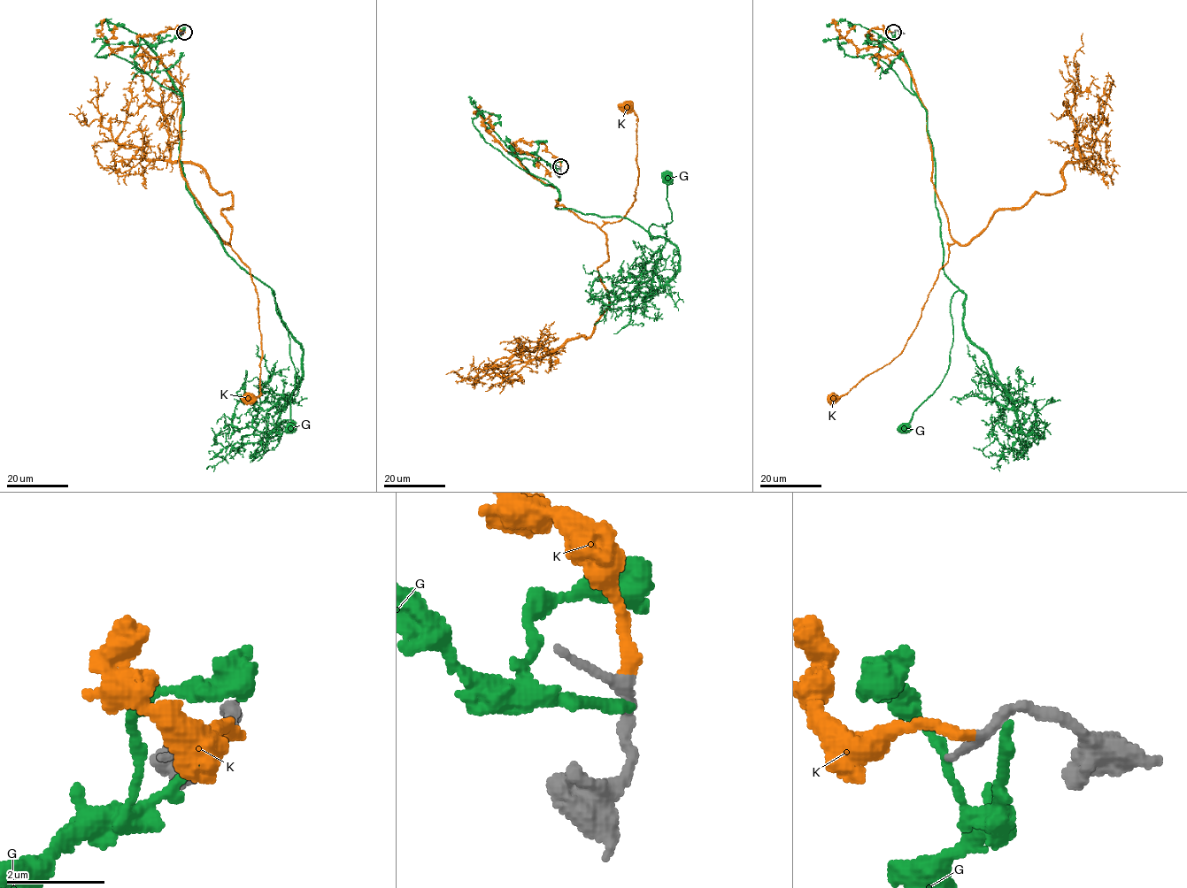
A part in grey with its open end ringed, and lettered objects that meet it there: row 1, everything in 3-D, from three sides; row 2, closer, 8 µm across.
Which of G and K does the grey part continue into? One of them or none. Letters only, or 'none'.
K

